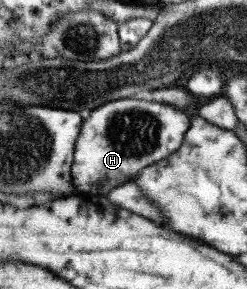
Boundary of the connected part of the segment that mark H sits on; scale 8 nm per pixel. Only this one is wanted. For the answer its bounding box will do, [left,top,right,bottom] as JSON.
[70,99,189,196]

